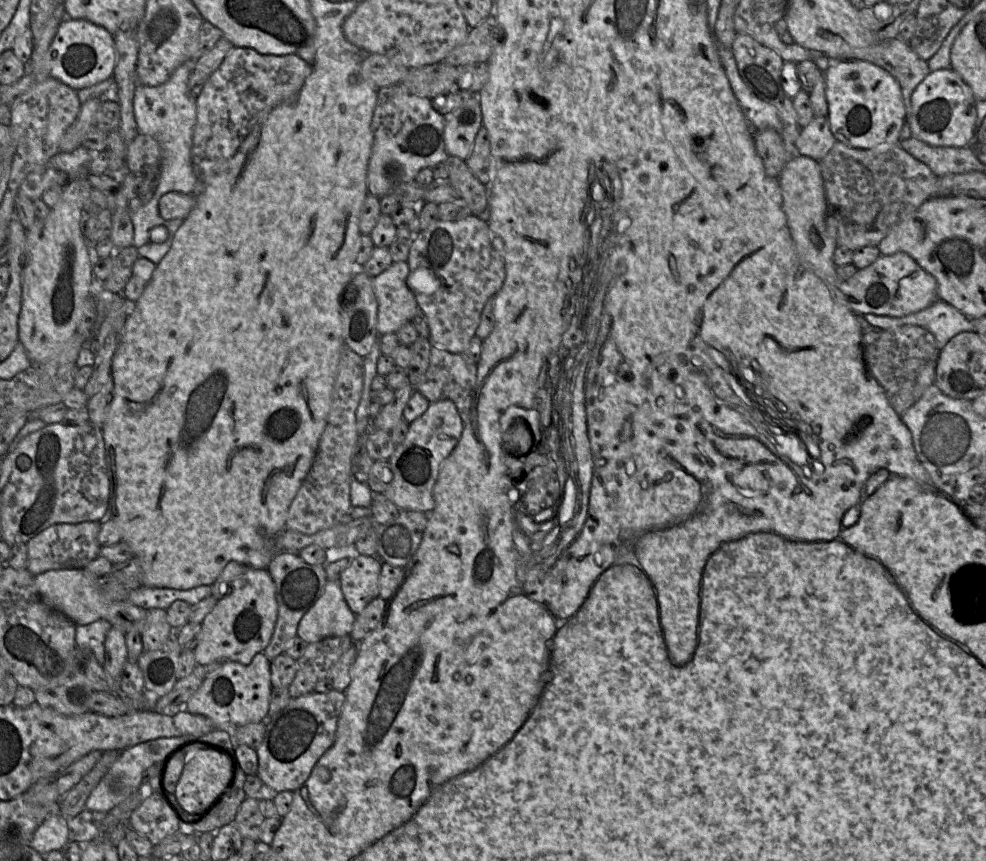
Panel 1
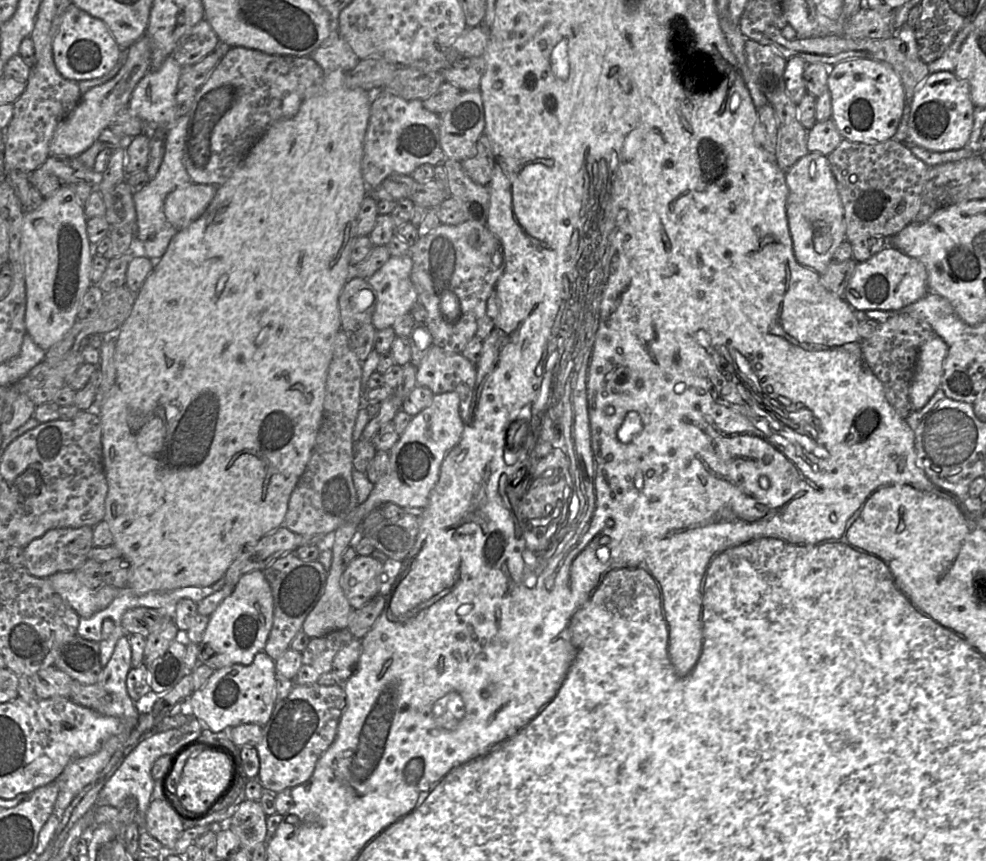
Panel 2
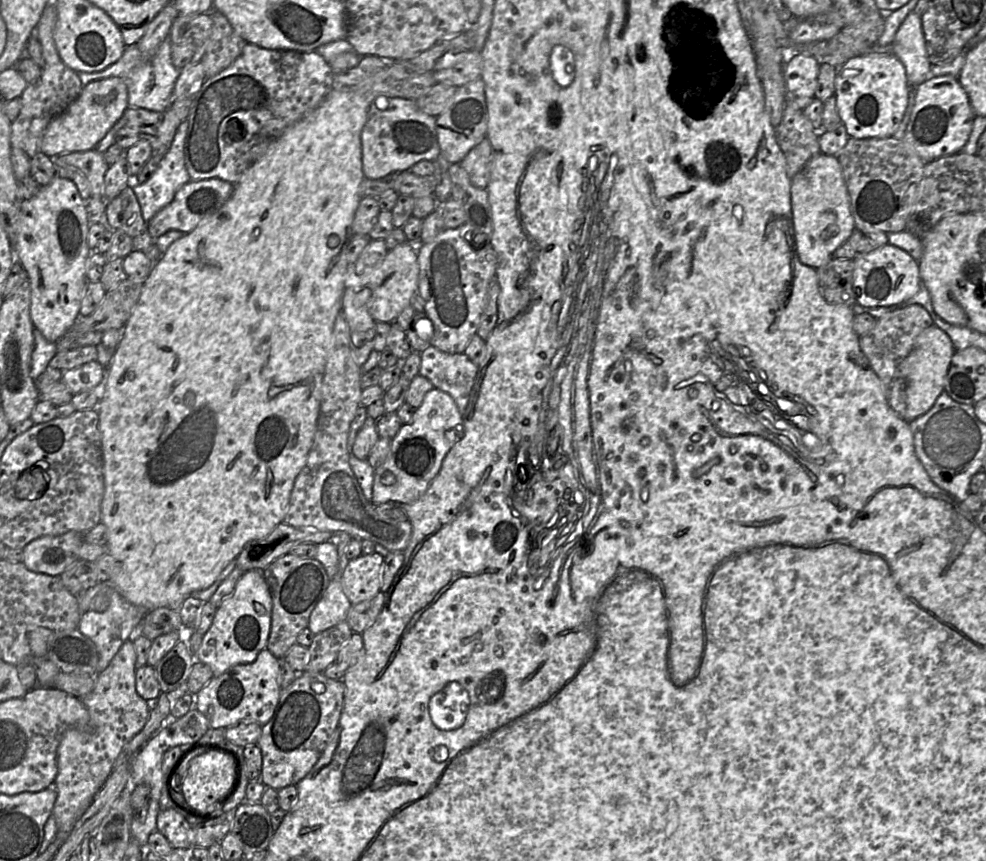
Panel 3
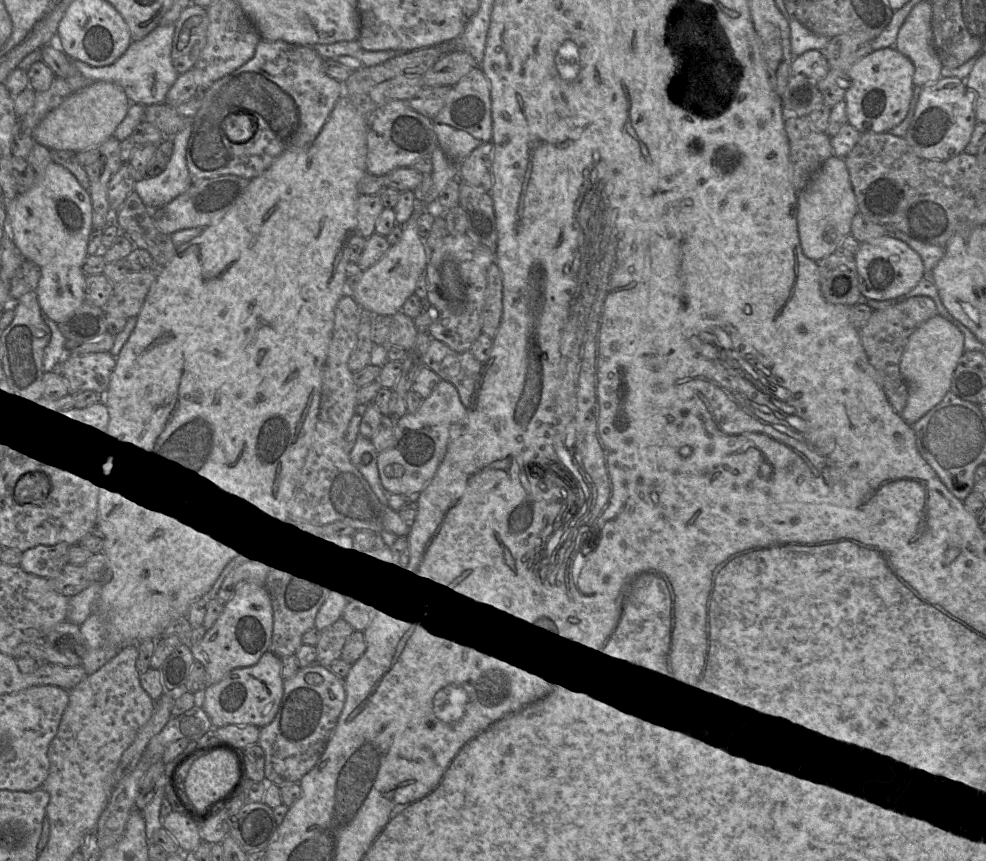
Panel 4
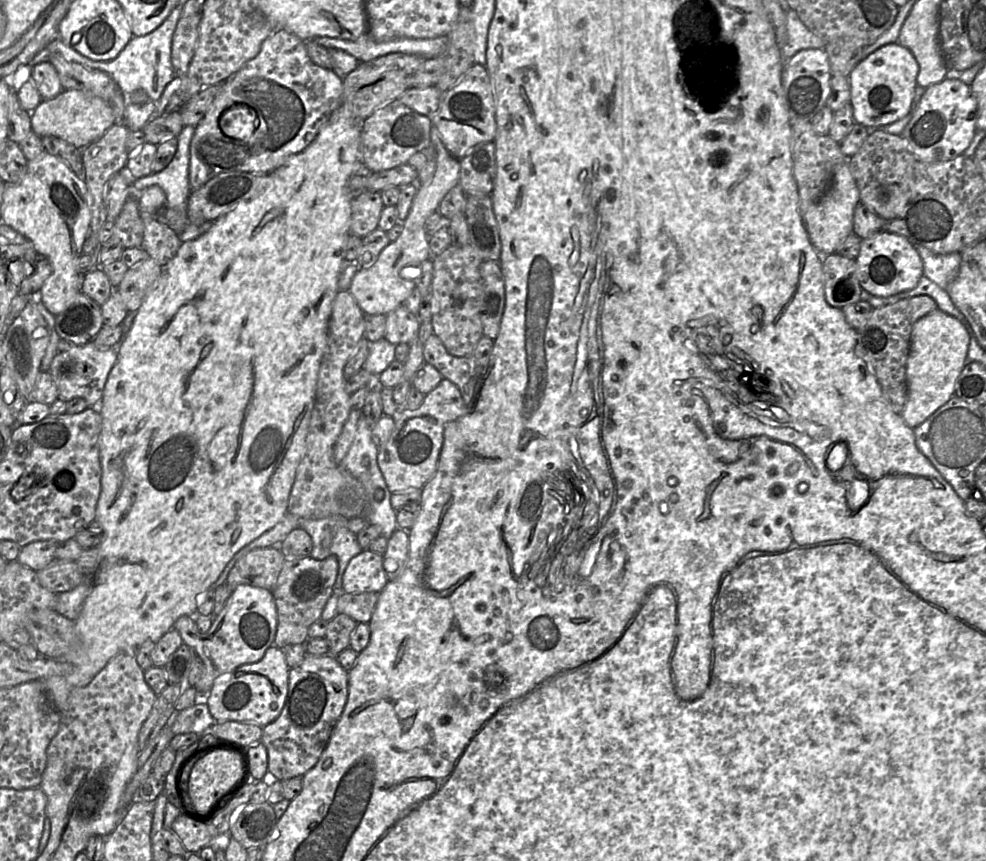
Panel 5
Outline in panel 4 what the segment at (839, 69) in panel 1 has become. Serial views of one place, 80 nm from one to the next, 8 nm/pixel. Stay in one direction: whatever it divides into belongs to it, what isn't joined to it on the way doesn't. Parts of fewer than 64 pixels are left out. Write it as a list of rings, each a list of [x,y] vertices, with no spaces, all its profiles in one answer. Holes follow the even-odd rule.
[[[894,46],[875,50],[854,63],[846,72],[849,86],[844,101],[848,123],[860,133],[889,132],[906,117],[912,95],[914,65]]]

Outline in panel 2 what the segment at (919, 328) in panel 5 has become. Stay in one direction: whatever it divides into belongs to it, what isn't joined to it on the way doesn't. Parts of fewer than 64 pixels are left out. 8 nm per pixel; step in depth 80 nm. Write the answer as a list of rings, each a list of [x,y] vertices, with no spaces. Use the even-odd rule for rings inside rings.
[[[938,335],[921,347],[910,387],[912,411],[922,409],[940,388],[948,350],[949,346]]]

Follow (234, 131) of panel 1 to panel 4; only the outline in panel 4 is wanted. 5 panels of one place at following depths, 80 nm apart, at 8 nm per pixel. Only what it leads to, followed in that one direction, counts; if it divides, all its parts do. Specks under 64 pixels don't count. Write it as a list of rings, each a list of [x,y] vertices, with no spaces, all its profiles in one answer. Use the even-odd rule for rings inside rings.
[[[261,40],[250,60],[200,91],[201,104],[191,123],[192,130],[186,147],[186,162],[192,184],[222,175],[253,179],[266,171],[287,149],[310,146],[326,123],[337,100],[343,95],[344,83],[325,73],[323,60],[308,46]],[[230,114],[247,114],[254,118],[256,130],[249,140],[234,143],[225,136],[222,122]]]

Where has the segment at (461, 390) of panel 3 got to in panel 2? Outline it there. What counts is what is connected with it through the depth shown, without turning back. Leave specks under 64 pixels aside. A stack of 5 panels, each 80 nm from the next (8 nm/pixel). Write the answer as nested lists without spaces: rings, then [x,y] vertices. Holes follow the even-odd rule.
[[[434,344],[428,349],[417,371],[417,385],[428,387],[434,395],[455,392],[459,396],[460,416],[465,422],[473,401],[477,368],[458,352],[447,352]]]

